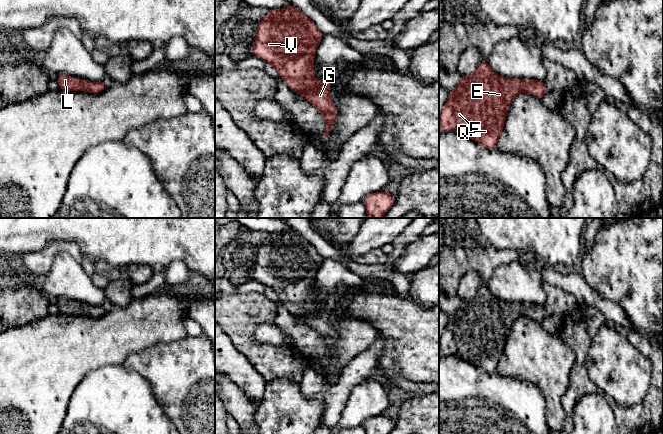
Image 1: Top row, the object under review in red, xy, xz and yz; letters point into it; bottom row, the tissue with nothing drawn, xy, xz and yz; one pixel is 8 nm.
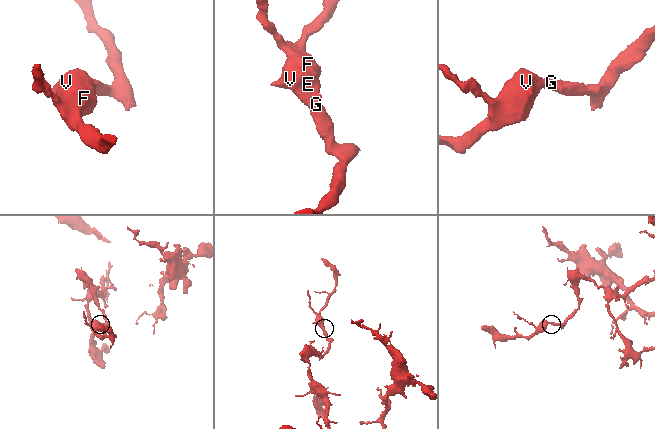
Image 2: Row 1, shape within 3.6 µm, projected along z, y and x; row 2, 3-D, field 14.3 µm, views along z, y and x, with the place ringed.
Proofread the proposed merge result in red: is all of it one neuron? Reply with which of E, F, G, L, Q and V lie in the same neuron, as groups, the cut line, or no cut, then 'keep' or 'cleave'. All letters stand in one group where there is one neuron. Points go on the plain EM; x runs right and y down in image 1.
groups E F G L Q V; cut none; keep

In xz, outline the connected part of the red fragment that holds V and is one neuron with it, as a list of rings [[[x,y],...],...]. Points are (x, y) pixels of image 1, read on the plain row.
[[[293,228],[283,233],[269,233],[267,240],[258,247],[252,280],[274,290],[289,313],[303,319],[306,325],[317,332],[324,340],[326,351],[323,360],[327,361],[338,339],[335,325],[329,320],[331,304],[317,304],[312,300],[316,274],[324,259],[316,248]]]

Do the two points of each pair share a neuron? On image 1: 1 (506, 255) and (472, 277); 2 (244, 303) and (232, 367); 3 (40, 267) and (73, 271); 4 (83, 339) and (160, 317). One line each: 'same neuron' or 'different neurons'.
1: different neurons
2: different neurons
3: different neurons
4: same neuron

